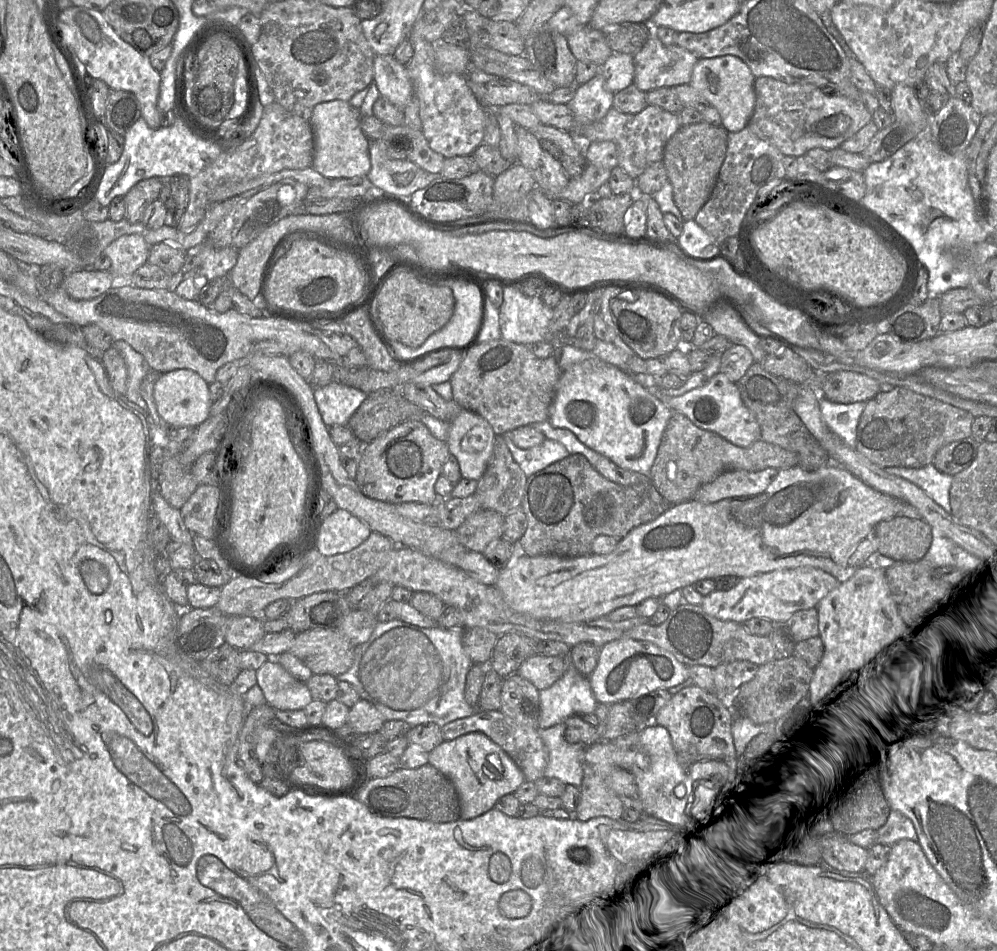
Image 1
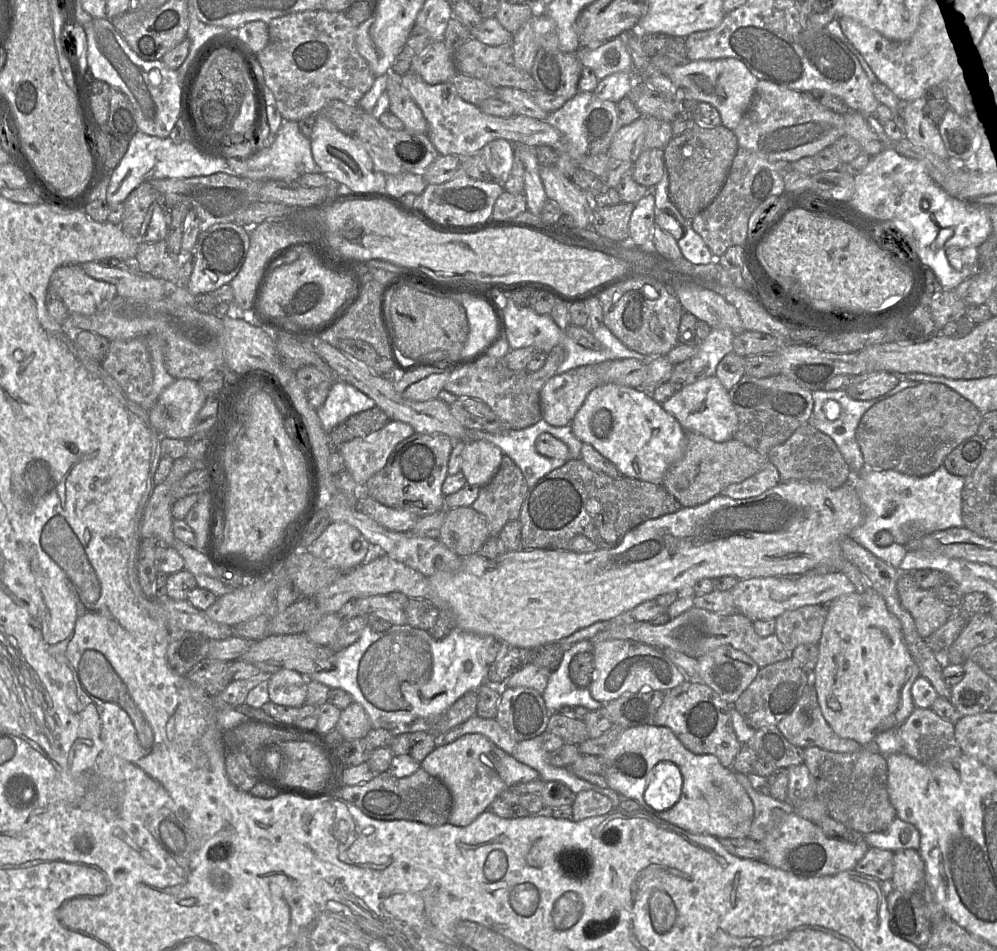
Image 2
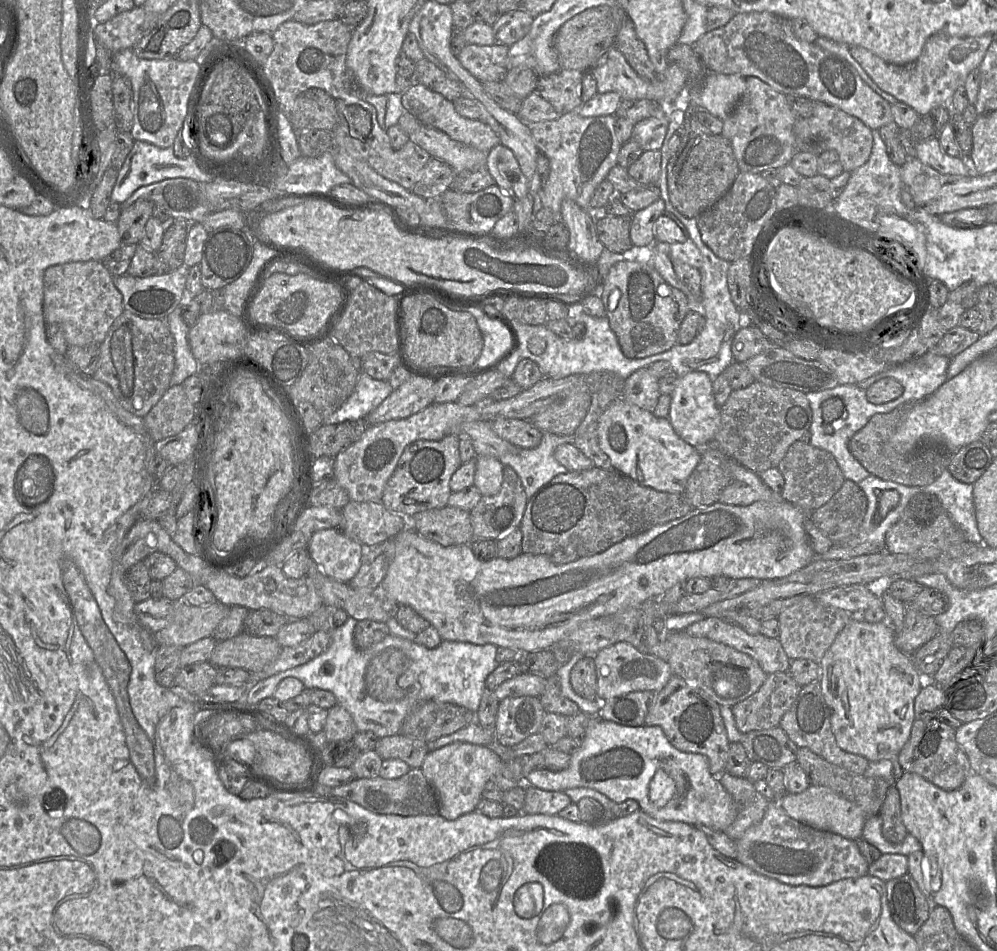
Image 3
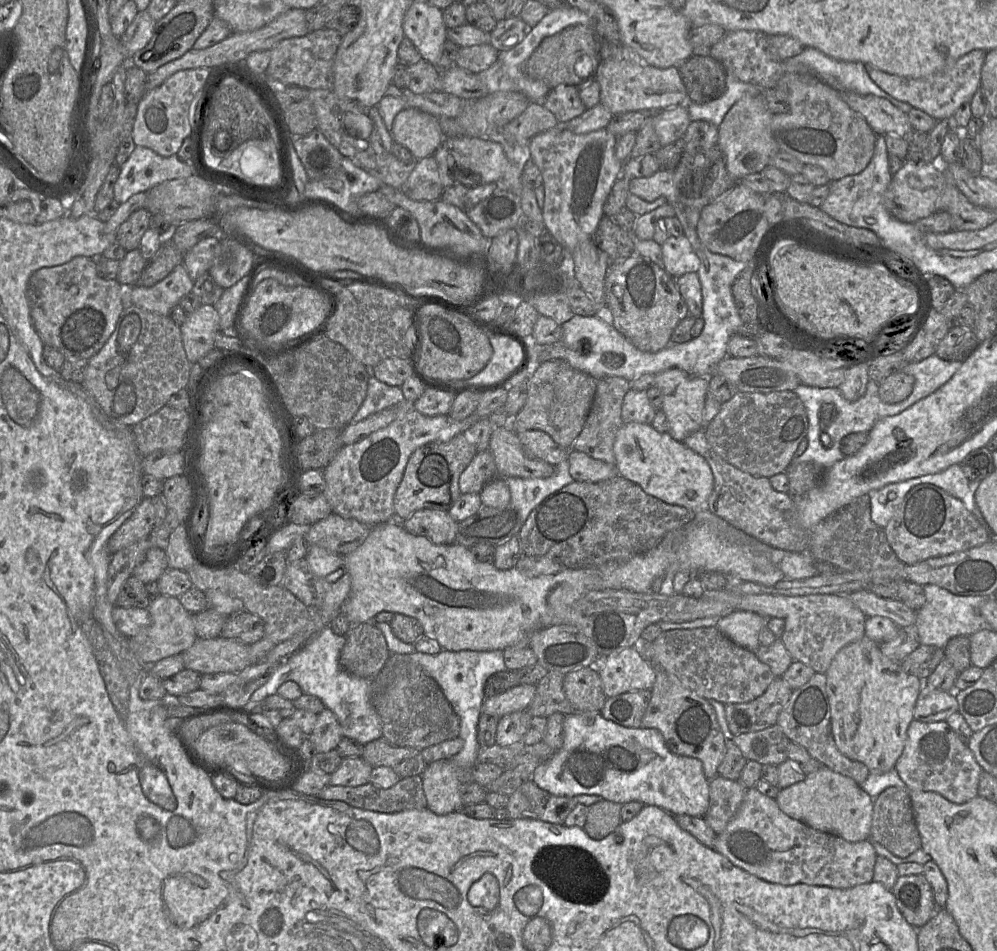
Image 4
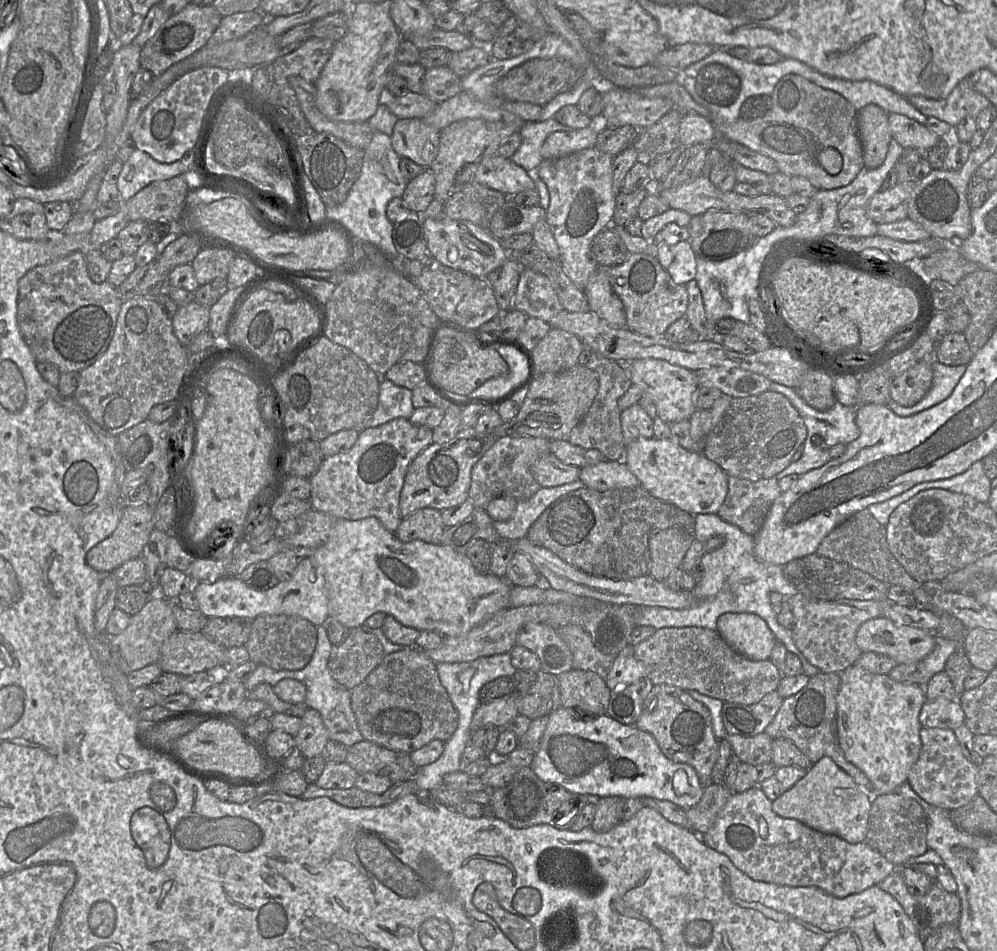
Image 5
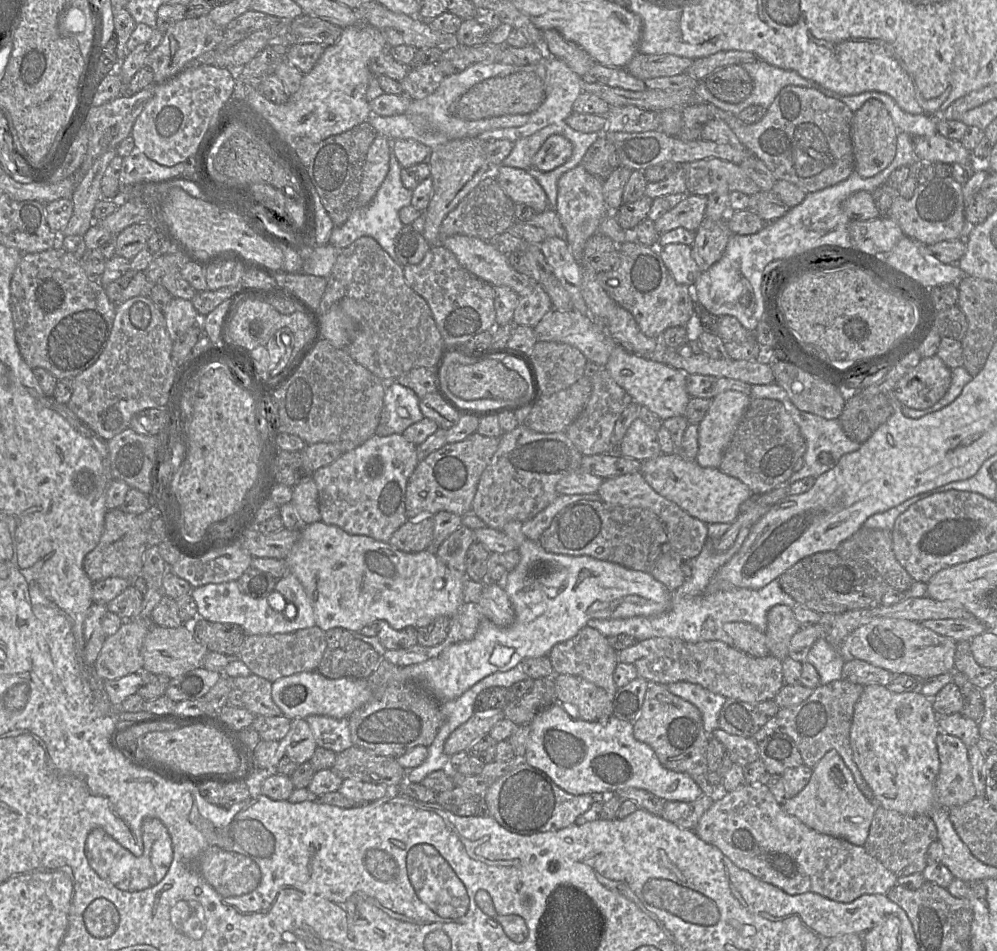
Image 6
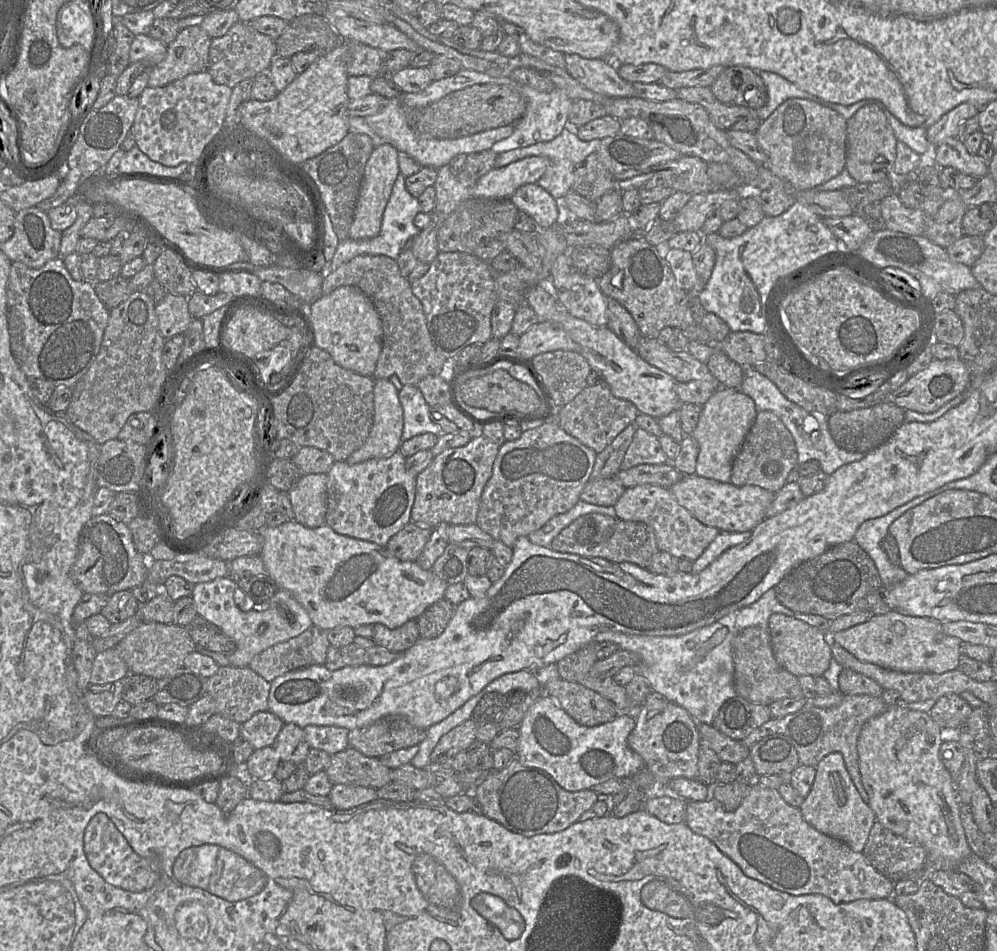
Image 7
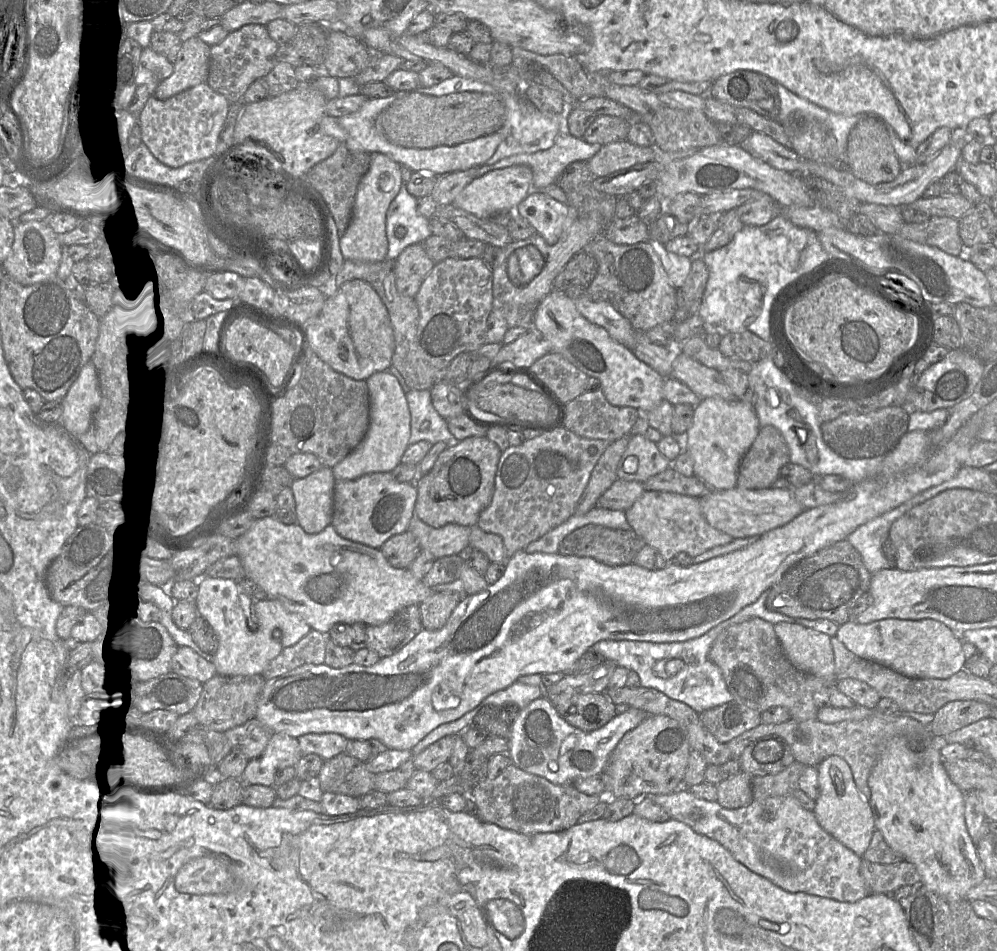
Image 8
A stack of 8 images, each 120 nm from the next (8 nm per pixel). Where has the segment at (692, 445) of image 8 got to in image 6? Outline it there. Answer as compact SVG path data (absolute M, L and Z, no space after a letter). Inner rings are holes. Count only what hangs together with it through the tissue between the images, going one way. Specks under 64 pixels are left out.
M727 390L711 399L711 405L698 424L697 463L719 468L722 455L750 403L750 395Z

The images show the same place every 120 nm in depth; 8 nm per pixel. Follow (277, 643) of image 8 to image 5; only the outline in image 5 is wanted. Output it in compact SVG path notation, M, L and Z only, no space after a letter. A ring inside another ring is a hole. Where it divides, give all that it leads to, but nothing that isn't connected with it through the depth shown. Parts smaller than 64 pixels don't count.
M311 557L300 558L291 579L279 581L276 586L266 591L250 588L239 577L224 577L213 583L195 582L194 593L199 602L199 610L207 617L254 619L263 613L286 614L305 618L315 626L322 625L330 617L325 580L313 564Z

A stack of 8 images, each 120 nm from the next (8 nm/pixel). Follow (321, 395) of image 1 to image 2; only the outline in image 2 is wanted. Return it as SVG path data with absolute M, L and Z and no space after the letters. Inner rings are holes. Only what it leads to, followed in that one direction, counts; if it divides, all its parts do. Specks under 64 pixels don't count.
M336 381L317 414L324 431L328 434L350 416L375 406L374 400L353 385Z

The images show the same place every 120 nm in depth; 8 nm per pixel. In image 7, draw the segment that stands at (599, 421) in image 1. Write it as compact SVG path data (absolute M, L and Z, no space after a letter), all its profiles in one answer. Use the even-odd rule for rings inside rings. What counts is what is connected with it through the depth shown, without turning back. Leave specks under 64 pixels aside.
M697 474L684 477L669 488L677 502L704 525L723 532L751 532L767 518L775 493L754 485L735 486Z

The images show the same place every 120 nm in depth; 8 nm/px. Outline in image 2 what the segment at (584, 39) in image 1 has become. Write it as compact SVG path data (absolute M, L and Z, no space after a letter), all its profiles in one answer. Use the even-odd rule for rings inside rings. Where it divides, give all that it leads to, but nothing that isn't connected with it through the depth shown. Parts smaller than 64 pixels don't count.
M622 37L613 38L593 49L579 49L583 67L591 68L598 81L617 73L632 73L632 58Z

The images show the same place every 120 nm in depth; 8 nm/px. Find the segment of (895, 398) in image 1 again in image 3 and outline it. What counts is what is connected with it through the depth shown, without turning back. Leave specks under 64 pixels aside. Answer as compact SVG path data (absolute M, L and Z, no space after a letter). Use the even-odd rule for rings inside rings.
M903 405L888 413L875 414L862 429L852 436L848 447L869 474L908 486L926 486L947 468L950 455L954 451L934 443L922 443L911 453L896 452L891 446L891 436L903 421L904 415L913 406Z

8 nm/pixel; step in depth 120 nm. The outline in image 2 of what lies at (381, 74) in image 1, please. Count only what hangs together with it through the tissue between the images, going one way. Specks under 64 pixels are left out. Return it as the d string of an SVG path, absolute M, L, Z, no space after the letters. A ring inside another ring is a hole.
M392 72L387 76L386 93L390 101L390 111L402 120L406 130L427 134L428 122L408 89L403 86L402 76Z

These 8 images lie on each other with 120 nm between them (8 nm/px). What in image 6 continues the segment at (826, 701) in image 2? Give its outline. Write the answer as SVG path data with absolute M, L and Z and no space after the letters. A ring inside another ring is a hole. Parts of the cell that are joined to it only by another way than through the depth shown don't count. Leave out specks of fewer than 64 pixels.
M871 684L864 686L855 704L850 728L850 746L855 765L874 794L874 802L887 810L906 816L928 815L936 806L934 783L939 773L936 736L940 732L932 699L920 692L893 693L886 686Z

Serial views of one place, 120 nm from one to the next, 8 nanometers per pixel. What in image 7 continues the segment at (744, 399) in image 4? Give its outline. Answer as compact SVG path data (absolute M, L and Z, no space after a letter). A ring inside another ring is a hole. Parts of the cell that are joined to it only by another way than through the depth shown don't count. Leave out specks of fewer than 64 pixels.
M768 410L757 412L755 421L733 460L730 483L735 486L759 486L776 493L786 484L789 472L797 465L797 457L793 436L781 419Z

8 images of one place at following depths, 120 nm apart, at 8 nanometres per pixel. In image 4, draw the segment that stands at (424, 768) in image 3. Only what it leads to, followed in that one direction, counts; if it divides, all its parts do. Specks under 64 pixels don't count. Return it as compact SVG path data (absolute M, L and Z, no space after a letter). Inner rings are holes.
M450 759L428 764L422 773L427 808L437 815L462 811L461 786L470 779L471 770L463 770Z

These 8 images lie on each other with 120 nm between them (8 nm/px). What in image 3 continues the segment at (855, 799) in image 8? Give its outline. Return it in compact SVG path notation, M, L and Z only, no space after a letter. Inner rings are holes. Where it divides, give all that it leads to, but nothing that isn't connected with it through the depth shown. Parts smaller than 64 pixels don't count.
M810 785L801 793L786 793L777 801L790 817L815 829L830 831L851 840L862 837L866 821L861 809L828 787Z

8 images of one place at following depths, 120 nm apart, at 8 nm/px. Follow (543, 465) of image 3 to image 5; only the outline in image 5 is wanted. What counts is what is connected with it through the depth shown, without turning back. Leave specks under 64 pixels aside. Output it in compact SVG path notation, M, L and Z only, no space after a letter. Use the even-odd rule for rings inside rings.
M580 481L556 487L541 487L531 498L517 501L512 516L505 521L494 521L500 541L516 541L526 538L530 526L561 496L585 487Z

